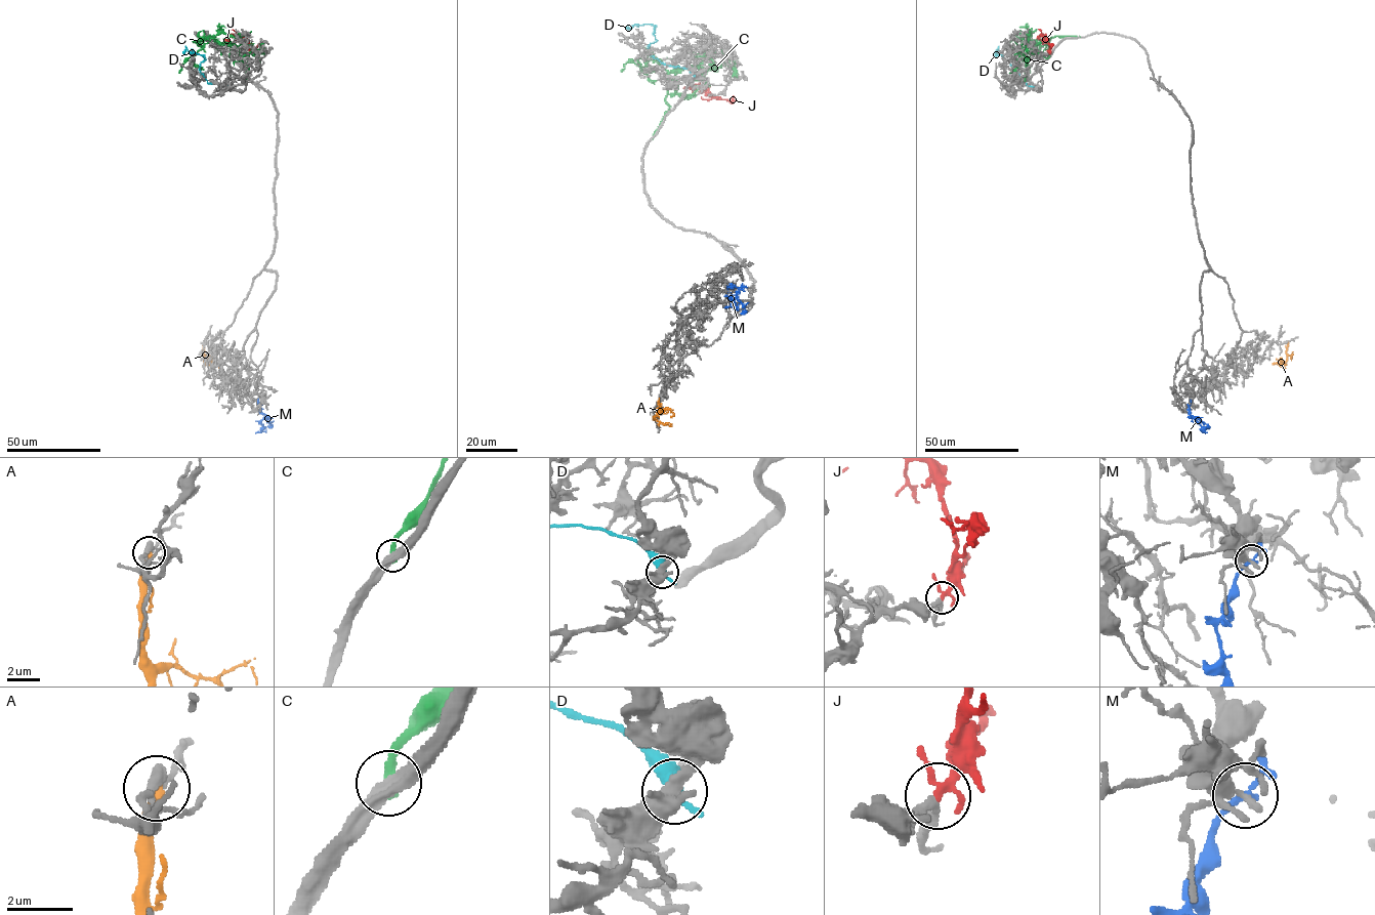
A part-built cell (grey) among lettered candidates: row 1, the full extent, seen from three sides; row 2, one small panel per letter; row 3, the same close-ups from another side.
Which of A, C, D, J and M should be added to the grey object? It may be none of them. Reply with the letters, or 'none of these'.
J

